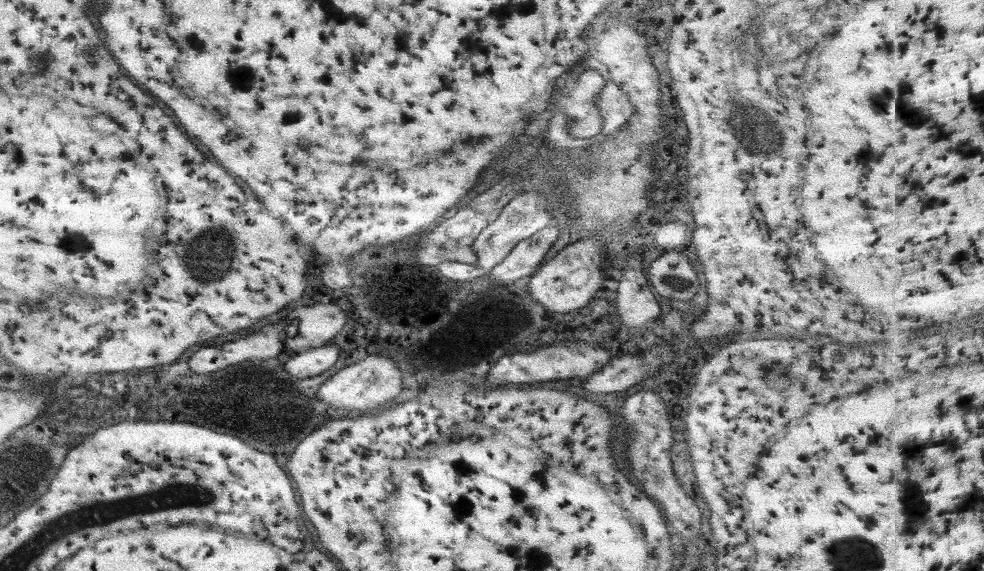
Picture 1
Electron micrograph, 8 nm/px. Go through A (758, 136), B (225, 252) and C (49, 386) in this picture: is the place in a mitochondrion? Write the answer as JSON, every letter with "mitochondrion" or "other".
{"A":"mitochondrion","B":"mitochondrion","C":"other"}

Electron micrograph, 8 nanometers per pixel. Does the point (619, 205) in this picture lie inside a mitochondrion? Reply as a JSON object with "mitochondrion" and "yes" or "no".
{"mitochondrion":"yes"}

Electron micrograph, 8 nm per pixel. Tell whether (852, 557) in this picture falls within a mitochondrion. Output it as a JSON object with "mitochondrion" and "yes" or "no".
{"mitochondrion":"yes"}

